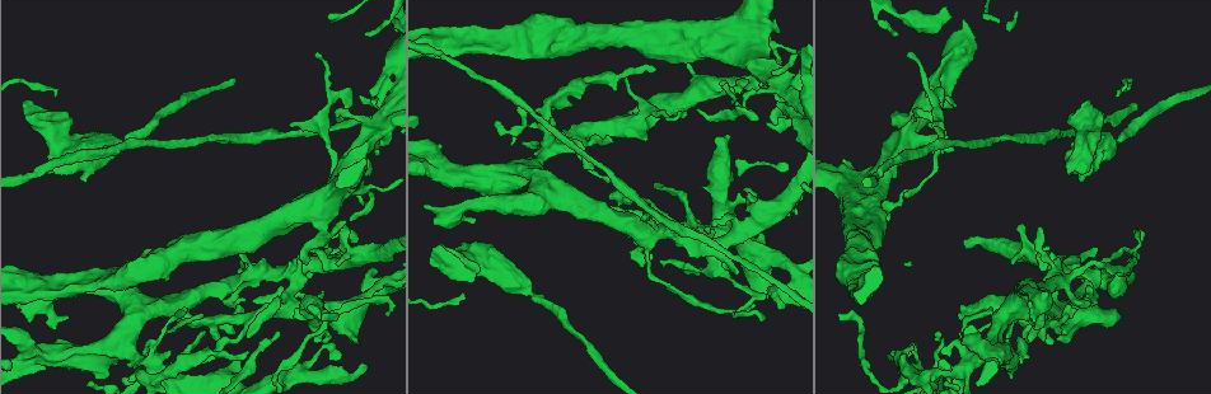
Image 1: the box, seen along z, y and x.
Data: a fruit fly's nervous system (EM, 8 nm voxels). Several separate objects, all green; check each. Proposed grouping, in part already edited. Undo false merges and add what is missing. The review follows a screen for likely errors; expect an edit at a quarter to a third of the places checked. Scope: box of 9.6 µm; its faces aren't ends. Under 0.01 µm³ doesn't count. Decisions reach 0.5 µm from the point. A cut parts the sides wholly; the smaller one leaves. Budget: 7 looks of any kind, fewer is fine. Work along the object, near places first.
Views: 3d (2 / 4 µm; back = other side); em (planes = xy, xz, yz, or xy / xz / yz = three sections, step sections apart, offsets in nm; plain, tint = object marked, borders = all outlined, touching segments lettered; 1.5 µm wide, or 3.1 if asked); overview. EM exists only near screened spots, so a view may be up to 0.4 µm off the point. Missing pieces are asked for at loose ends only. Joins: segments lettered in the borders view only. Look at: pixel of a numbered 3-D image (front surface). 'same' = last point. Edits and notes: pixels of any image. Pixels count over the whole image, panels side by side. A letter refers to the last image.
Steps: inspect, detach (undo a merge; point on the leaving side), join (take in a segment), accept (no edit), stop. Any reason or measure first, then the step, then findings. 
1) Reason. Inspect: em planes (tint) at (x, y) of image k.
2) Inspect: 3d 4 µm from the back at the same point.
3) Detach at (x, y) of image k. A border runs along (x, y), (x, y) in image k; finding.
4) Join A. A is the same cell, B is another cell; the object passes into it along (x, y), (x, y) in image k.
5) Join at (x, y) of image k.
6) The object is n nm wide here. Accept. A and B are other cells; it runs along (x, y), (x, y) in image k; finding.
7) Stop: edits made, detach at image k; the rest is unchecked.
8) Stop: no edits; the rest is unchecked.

Free end. Inspect: em planes (tint) at (468, 29) of image 1.

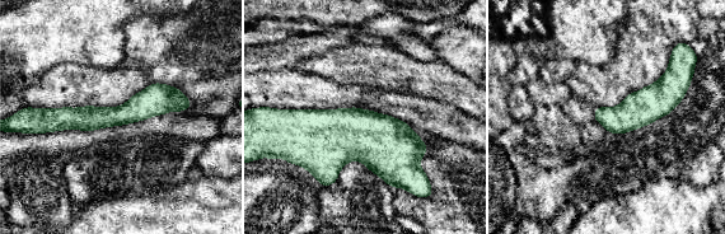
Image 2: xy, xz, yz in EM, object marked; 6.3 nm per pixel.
Inspect: em planes (borders) at the same point.

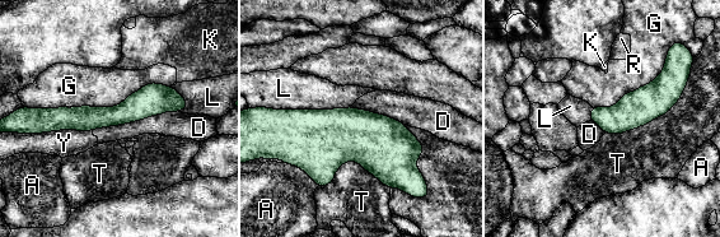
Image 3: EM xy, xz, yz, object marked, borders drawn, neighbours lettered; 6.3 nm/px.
Accept. A, D, G, K, L, R, T and Y are other cells; none of them fits.

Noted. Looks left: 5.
Small branch off a trunk. Inspect: em planes (borders) at (937, 382) of image 1.

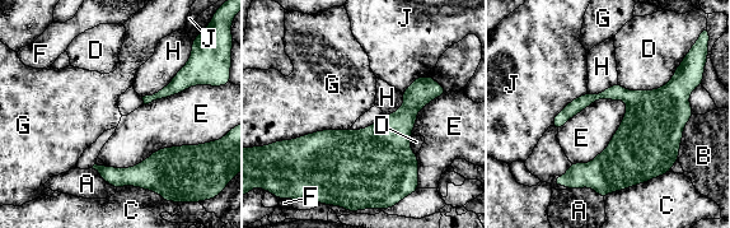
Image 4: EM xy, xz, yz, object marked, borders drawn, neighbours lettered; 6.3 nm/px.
Accept. A, B, C, D, E, F, G, H and J are other cells; it runs along (185, 75), (171, 89), (146, 99) in image 4; continuous, no second neuron.

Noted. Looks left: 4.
Calibre changes. Inspect: 3d 4 µm from the back at (210, 320) of image 1.

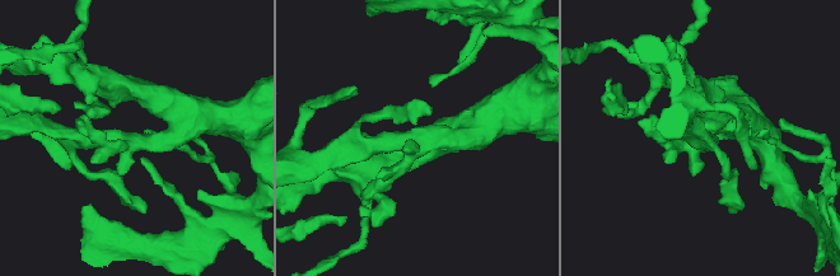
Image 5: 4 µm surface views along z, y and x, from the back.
Need the tissue. Inspect: em planes (borders) at (418, 139) of image 5.

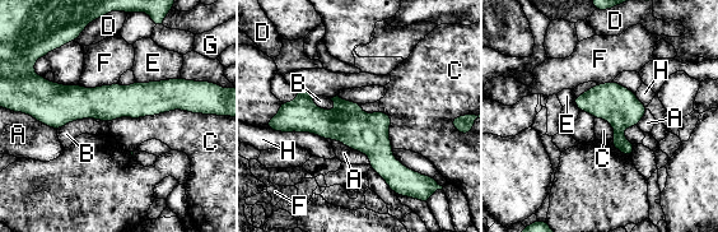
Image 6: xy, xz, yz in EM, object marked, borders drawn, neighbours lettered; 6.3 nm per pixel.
Accept. A, B, C, D, E, F, G and H are other cells; a border runs along (203, 114), (169, 110), (108, 123) in image 6; all the same neuron.

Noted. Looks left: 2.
Stop: no edits; the rest is unchecked.

